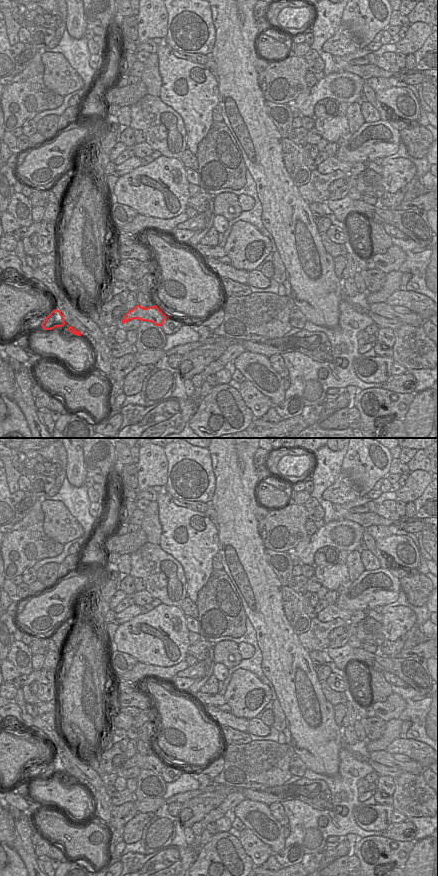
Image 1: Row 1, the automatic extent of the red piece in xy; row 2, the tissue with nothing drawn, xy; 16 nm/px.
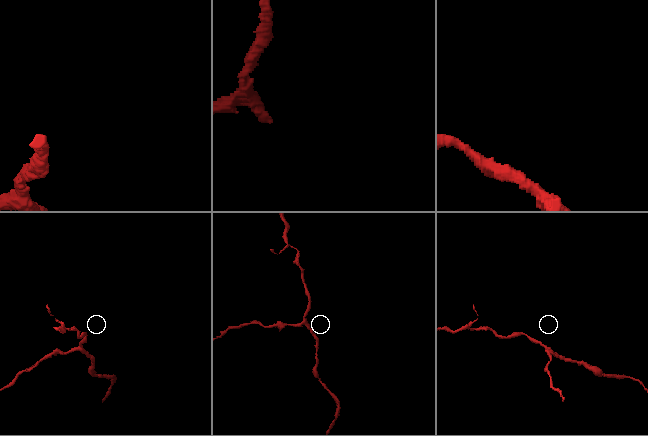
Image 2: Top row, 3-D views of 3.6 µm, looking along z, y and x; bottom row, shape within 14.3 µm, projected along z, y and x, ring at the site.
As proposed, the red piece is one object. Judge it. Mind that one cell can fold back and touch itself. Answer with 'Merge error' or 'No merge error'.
Merge error

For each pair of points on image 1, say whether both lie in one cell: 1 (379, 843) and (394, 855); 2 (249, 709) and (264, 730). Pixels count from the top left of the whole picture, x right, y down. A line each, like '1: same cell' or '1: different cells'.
1: same cell
2: different cells

